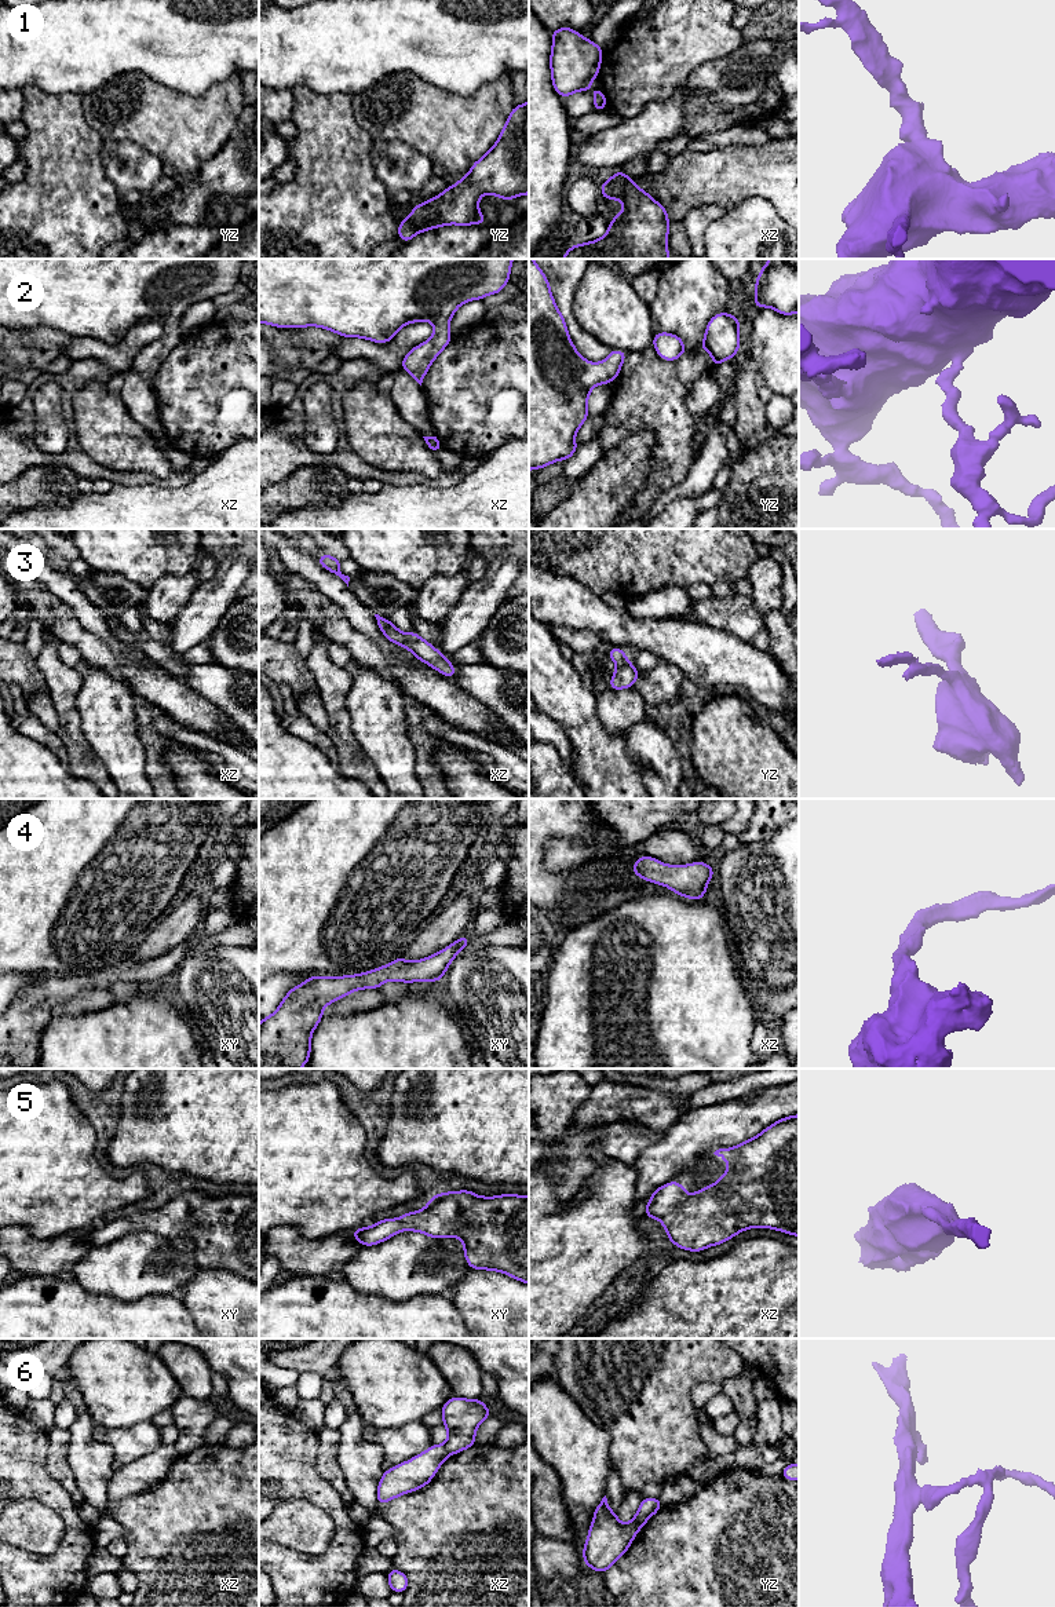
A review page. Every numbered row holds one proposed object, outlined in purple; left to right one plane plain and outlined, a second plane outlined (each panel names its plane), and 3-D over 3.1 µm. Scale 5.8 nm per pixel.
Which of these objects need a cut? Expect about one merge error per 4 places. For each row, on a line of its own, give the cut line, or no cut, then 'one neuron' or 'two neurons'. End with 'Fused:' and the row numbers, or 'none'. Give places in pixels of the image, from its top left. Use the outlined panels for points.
1: cut none; one neuron
2: cut none; one neuron
3: cut yz (628, 663), (619, 668); two neurons
4: cut none; one neuron
5: cut none; one neuron
6: cut yz (636, 1514), (638, 1530); two neurons
Fused: 3, 6

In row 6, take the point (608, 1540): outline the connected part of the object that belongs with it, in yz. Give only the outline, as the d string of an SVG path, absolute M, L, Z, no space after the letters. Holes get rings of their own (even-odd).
M606 1495L594 1511L594 1522L589 1526L589 1533L584 1544L583 1560L598 1573L609 1570L629 1548L639 1530L638 1515L628 1524L618 1522L617 1512L609 1509Z

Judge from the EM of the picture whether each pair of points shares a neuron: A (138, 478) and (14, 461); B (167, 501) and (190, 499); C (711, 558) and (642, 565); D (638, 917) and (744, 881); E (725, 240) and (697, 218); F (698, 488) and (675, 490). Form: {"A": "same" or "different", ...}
{"A": "same", "B": "same", "C": "same", "D": "different", "E": "different", "F": "same"}

